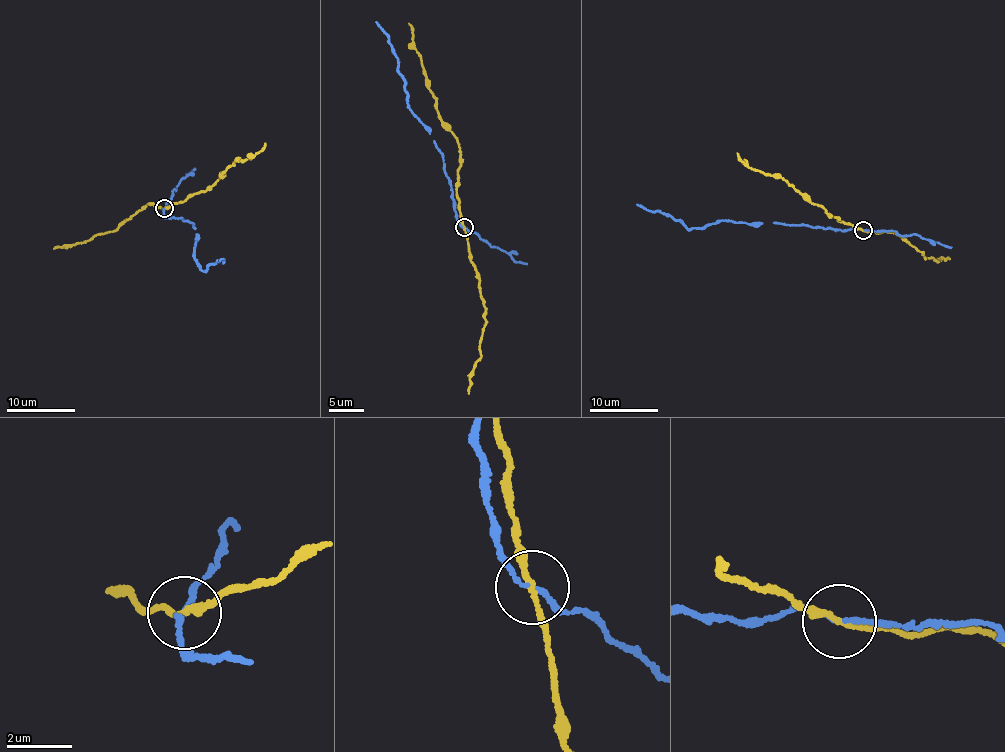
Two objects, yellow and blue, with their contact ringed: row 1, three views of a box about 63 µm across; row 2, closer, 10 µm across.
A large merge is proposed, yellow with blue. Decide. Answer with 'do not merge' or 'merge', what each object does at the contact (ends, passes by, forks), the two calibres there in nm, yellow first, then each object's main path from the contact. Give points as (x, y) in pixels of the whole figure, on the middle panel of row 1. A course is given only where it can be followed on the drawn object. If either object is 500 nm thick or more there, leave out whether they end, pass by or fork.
do not merge | yellow passes by | blue passes by | 170/110 nm | yellow via (464, 227), (456, 191), (459, 148), (456, 136), (440, 119), (408, 23) | blue via (463, 227), (455, 217), (443, 157), (429, 128), (411, 110), (390, 41), (375, 22)

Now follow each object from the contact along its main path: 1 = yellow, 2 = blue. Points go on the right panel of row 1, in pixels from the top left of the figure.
1: (862, 231), (831, 216), (781, 177), (750, 168), (736, 152)
2: (862, 230), (724, 221), (689, 229), (661, 211), (648, 211), (637, 204)

